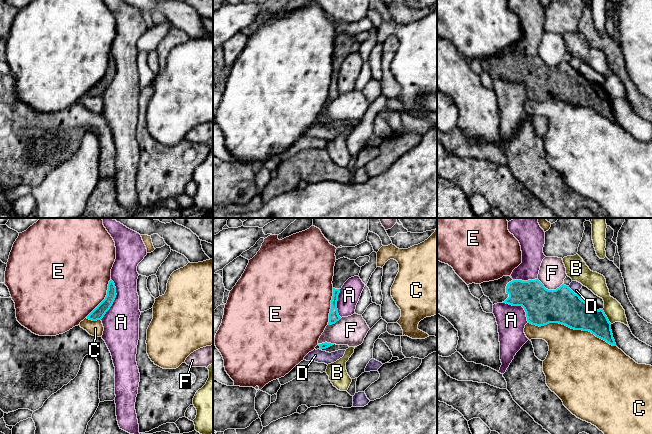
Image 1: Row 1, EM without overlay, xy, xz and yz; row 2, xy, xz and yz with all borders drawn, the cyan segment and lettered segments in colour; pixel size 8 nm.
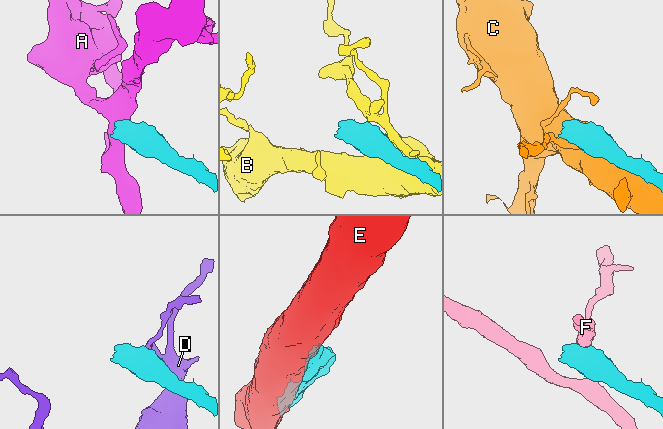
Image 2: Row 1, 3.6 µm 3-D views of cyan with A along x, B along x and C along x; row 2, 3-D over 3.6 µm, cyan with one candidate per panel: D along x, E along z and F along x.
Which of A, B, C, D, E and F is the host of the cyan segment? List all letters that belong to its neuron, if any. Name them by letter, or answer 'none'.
none

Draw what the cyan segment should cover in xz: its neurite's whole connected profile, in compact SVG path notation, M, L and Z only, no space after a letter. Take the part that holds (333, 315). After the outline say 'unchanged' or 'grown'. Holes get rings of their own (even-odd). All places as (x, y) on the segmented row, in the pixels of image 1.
M340 258L336 260L334 266L334 276L333 276L333 296L331 300L331 309L329 313L329 322L328 325L335 324L341 319L338 314L337 301L340 289L344 283L351 277L358 276L360 273L361 267L359 267L355 260L350 260L348 258Z | grown

